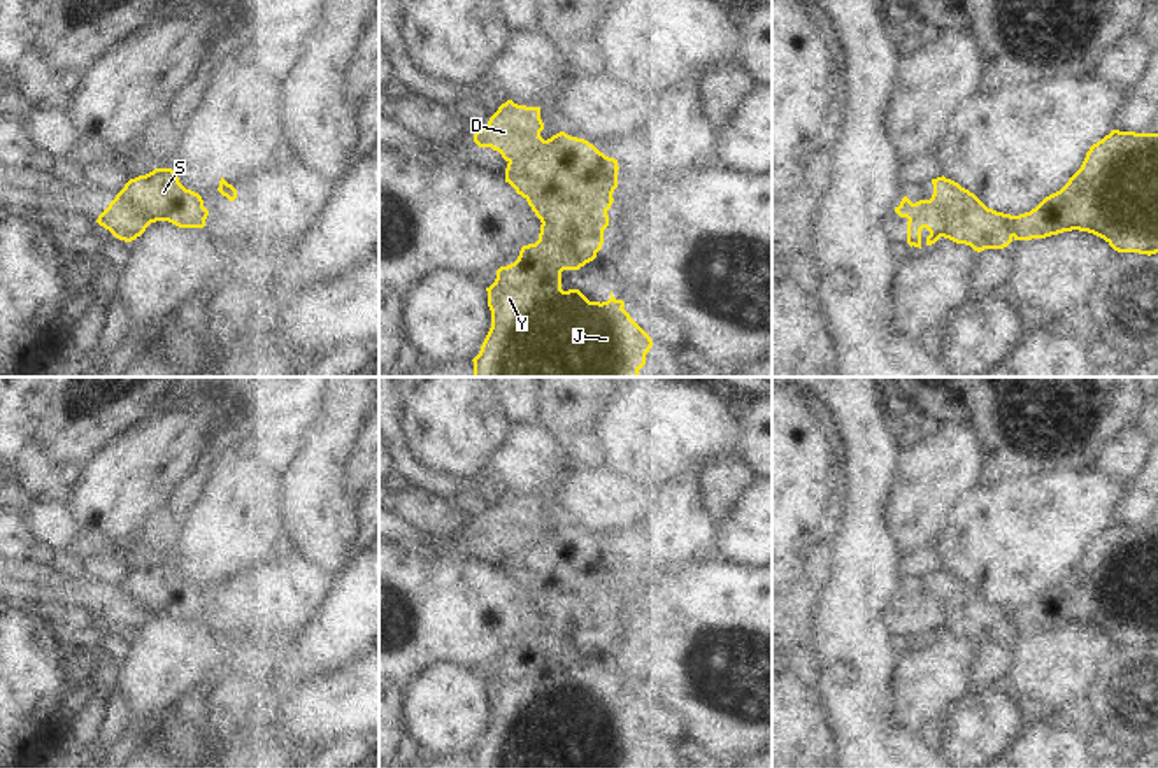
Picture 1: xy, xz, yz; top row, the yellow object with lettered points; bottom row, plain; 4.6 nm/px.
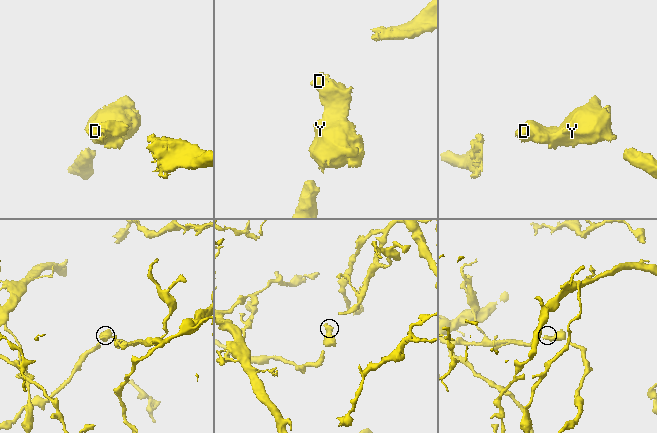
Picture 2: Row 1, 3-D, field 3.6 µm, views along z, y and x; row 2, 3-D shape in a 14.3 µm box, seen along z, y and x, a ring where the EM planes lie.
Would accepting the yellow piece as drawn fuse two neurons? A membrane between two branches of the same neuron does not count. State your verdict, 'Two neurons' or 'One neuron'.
Two neurons

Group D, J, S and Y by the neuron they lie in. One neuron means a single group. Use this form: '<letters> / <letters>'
D / J S Y

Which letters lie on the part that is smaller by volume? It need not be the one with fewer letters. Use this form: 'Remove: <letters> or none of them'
Remove: D

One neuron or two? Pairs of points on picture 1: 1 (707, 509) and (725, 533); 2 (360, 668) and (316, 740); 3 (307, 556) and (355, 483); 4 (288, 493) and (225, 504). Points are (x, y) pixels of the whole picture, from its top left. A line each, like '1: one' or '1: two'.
1: two
2: one
3: two
4: two

